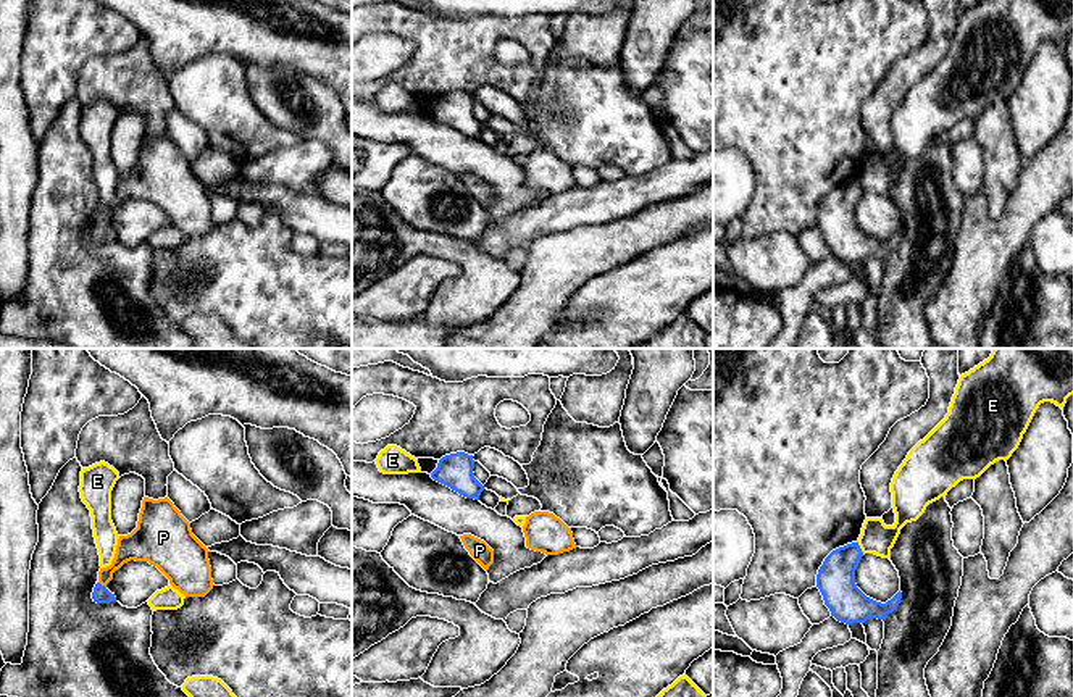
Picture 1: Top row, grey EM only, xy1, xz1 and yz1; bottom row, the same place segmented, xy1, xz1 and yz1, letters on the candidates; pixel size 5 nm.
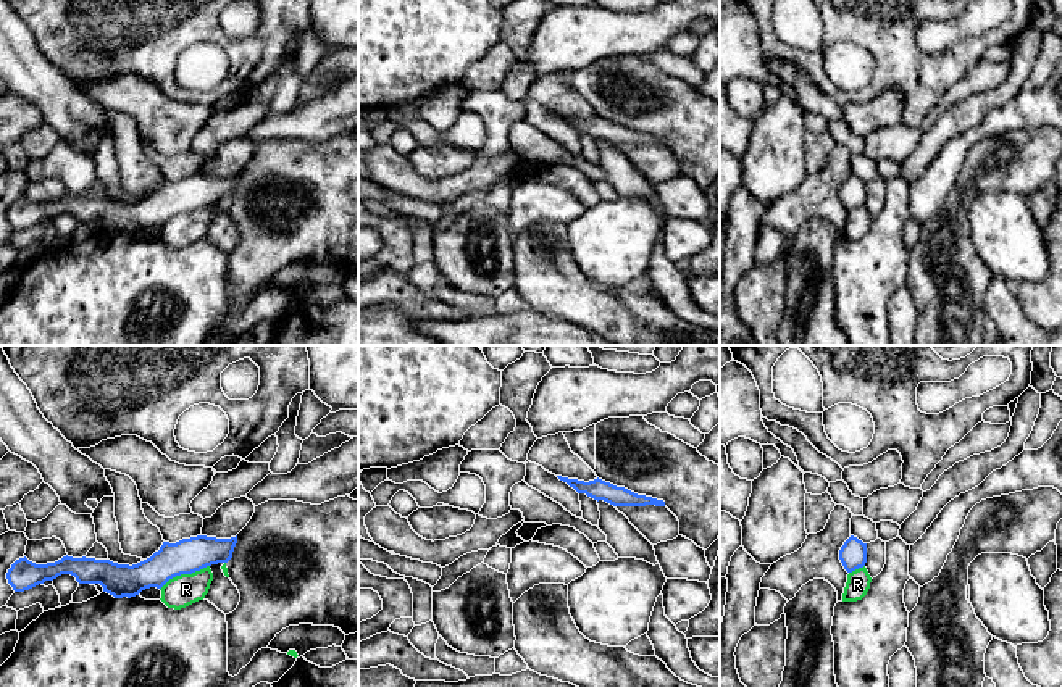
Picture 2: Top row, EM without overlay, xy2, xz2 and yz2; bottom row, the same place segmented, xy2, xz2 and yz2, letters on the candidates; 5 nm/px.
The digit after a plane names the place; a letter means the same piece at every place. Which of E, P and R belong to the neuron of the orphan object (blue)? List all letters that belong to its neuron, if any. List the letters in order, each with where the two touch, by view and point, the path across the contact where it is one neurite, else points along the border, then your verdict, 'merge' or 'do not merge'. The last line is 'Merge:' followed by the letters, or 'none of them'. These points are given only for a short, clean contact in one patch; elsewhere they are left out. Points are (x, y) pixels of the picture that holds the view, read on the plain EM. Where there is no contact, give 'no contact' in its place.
E: meets blue in yz1 at (859, 186); do not merge
P: meets blue in xy1 at (100, 223); runs through xy1 (100, 233), (100, 223), (104, 215), (133, 184); merge
R: meets blue in xy2 at (184, 212); border along xy2 (209, 204), (191, 212), (176, 213), (160, 228); do not merge
Merge: P

